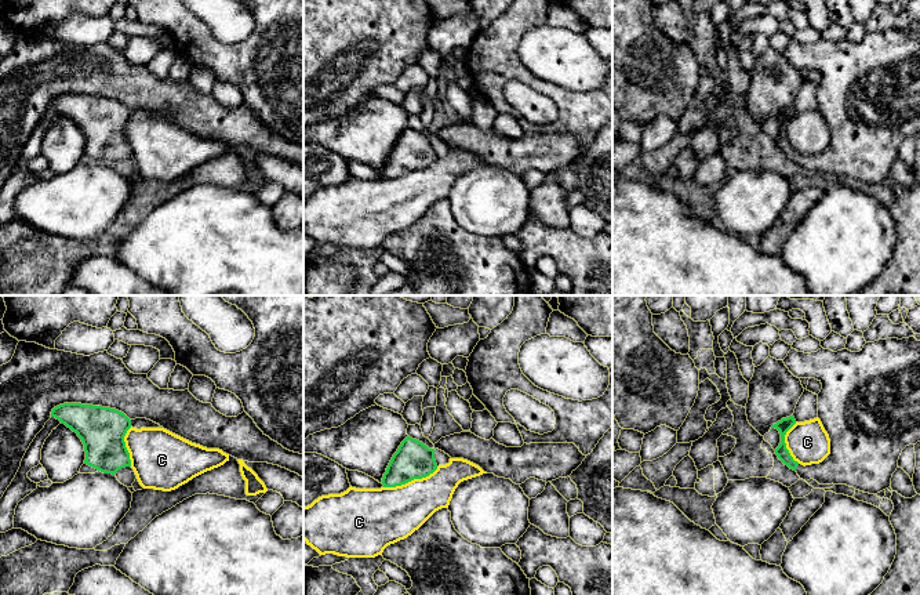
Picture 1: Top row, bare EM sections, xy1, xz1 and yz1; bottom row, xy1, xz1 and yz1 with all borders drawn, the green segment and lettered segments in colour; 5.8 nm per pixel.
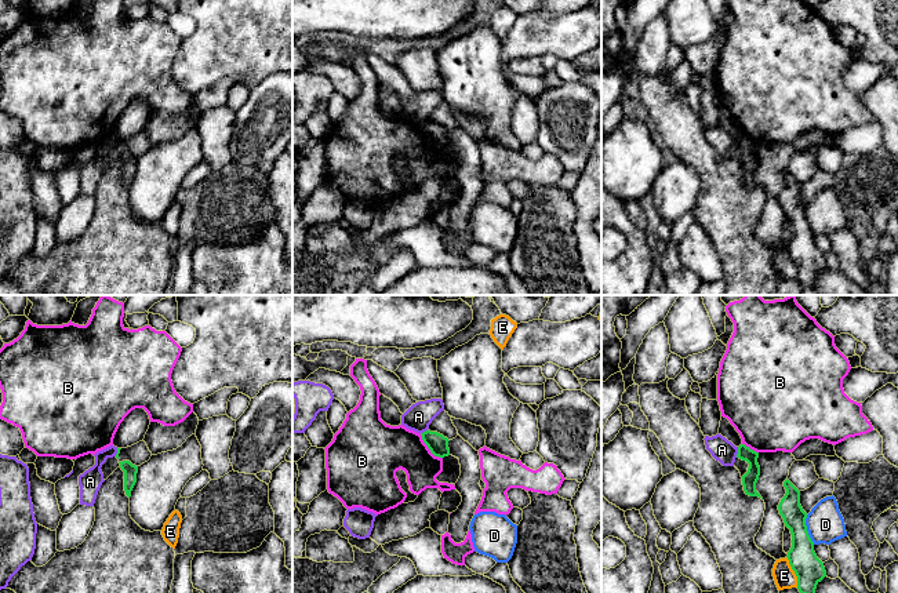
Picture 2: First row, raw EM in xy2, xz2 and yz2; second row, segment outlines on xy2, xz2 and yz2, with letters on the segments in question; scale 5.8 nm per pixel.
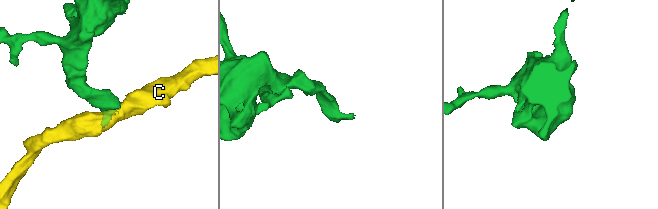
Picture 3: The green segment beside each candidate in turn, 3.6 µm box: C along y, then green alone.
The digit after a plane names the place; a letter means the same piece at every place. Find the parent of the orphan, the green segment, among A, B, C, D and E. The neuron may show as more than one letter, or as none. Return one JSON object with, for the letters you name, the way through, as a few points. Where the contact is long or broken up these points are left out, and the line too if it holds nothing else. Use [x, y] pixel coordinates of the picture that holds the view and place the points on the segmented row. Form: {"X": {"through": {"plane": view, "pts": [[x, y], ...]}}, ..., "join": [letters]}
{"join": []}

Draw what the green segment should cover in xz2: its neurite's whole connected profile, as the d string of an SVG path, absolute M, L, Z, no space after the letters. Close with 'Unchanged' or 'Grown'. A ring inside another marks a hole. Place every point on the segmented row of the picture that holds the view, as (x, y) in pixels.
M426 430L421 433L423 443L435 456L444 458L450 455L448 439L437 432Z. Unchanged

